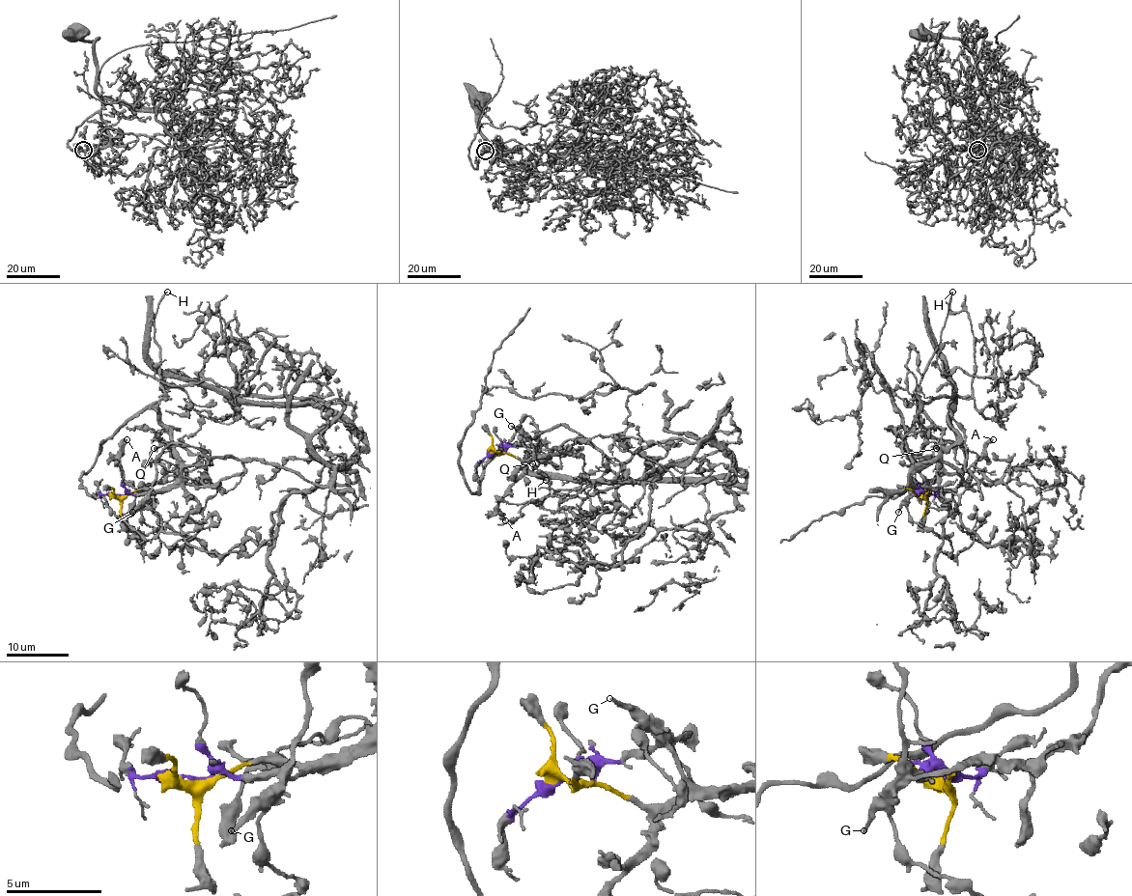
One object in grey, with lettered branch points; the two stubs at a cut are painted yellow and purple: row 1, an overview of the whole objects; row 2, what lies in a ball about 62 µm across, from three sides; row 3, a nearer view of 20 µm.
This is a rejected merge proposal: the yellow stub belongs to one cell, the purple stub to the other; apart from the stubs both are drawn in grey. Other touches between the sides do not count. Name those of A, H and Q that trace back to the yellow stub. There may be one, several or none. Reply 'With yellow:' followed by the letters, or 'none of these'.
With yellow: A, H

